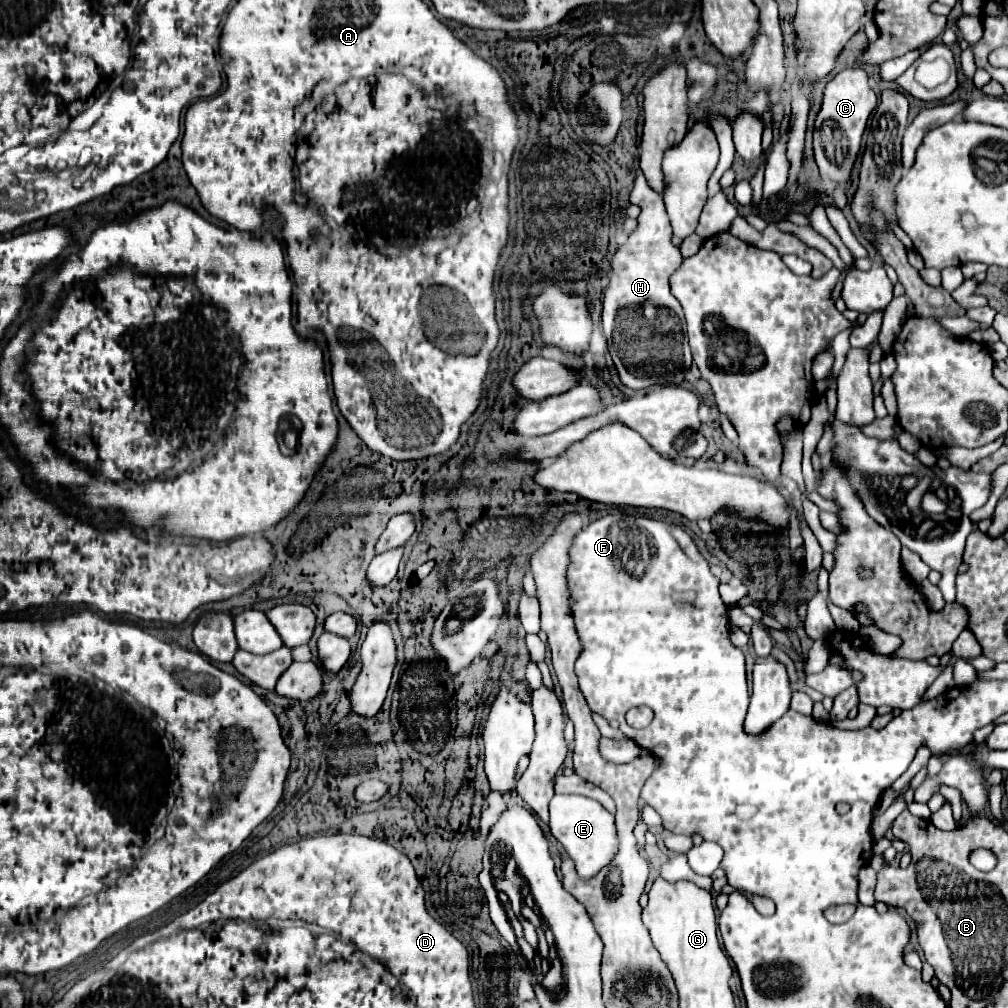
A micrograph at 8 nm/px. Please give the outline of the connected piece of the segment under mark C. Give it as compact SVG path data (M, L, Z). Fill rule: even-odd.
M846 68L826 84L822 106L814 122L814 158L820 168L820 174L840 184L848 180L856 154L860 150L868 116L874 108L876 108L876 94L874 90L870 90L866 70Z

